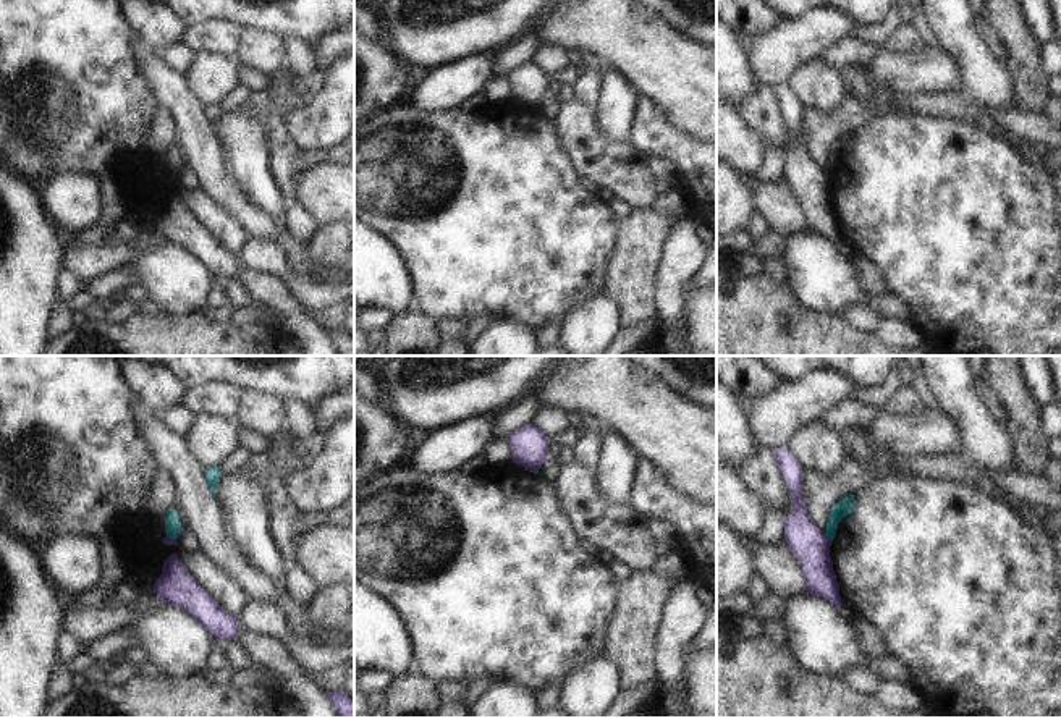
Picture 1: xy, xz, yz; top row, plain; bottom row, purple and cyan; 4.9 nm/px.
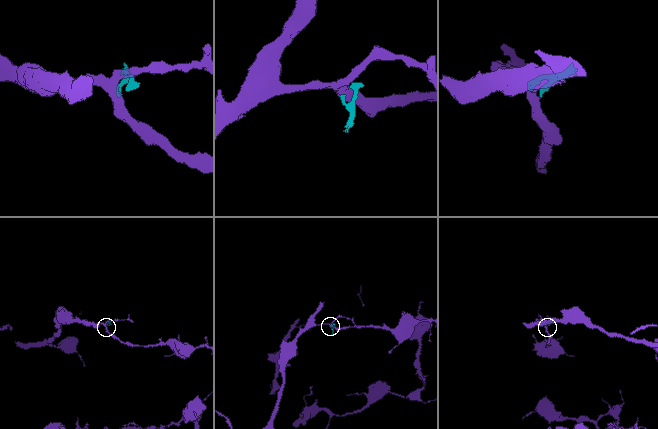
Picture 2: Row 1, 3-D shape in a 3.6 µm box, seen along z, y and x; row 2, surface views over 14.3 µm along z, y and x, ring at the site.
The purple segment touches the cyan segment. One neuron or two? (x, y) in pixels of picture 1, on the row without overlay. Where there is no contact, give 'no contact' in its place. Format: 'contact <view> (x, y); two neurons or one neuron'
contact yz (828, 175); two neurons

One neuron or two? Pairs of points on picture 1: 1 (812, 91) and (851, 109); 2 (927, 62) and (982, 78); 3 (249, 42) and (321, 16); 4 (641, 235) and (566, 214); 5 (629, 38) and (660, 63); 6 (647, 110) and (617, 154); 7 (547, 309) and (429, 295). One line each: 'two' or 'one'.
1: two
2: two
3: two
4: two
5: one
6: two
7: one

